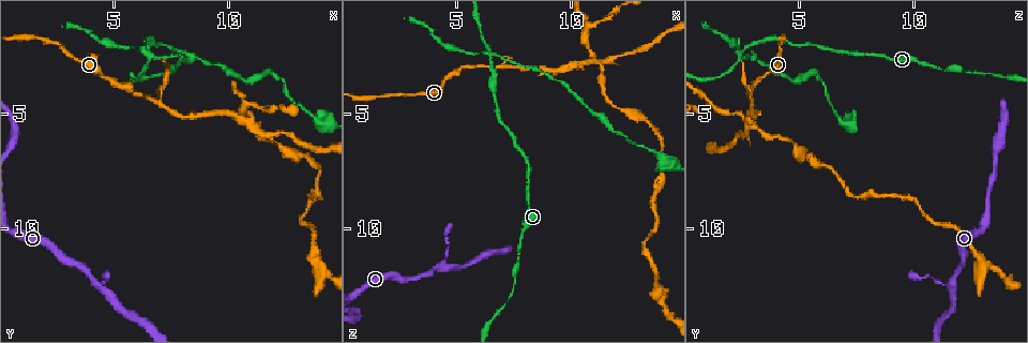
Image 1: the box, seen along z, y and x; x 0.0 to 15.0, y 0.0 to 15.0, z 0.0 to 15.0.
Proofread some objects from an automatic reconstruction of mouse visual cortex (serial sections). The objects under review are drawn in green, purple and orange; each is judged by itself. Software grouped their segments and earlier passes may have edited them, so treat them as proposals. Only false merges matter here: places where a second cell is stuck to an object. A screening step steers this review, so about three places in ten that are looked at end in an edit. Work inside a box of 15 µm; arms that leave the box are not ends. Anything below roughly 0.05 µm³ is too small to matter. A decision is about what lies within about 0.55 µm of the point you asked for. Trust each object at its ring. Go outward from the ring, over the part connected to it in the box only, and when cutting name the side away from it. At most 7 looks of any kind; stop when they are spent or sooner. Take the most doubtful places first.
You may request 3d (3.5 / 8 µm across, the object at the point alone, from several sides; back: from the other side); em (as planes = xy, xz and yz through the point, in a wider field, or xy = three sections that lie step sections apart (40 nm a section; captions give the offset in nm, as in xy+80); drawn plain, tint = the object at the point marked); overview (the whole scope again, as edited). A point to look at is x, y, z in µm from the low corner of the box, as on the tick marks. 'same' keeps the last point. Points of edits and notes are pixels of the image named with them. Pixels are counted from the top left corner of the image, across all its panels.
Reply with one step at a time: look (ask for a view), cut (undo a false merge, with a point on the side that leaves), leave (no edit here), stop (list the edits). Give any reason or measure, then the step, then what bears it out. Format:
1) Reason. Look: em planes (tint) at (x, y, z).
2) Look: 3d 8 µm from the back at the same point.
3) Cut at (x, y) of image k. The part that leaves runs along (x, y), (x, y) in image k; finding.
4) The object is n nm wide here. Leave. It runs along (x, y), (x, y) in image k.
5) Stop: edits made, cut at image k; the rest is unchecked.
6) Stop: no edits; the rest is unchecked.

Four arms meet. Look: 3d 3.5 µm at (6.4, 2.3, 2.4).

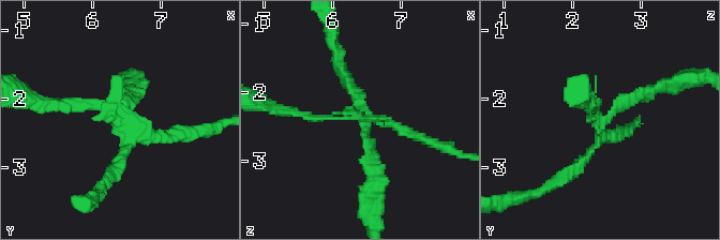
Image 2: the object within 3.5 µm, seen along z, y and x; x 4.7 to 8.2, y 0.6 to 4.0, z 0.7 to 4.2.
Need the tissue. Look: em xy step 1 (plain) at (6.50, 2.30, 2.40).

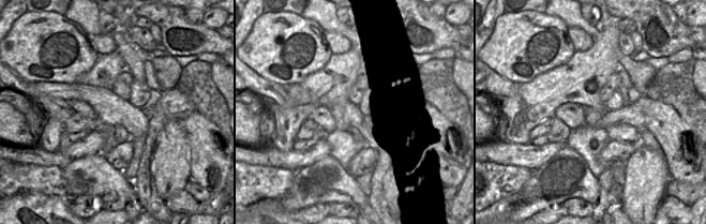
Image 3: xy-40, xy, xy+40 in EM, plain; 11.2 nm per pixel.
Look: em xy step 1 (tint) at the same point.

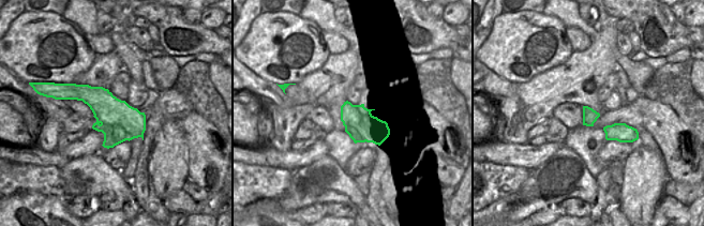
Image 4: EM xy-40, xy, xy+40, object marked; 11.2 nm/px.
Cut at (115, 78) of image 2. The part that leaves runs along (126, 121), (160, 138), (219, 124) in image 2; a second cell is stuck on.

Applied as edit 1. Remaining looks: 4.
Look: overview.

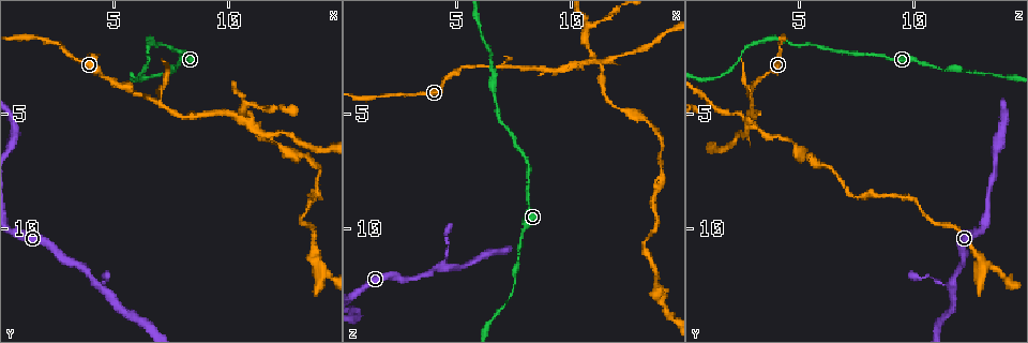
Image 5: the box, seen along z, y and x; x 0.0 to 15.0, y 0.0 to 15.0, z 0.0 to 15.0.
Thin neck. Look: 3d 8 µm at (6.9, 4.4, 3.0).

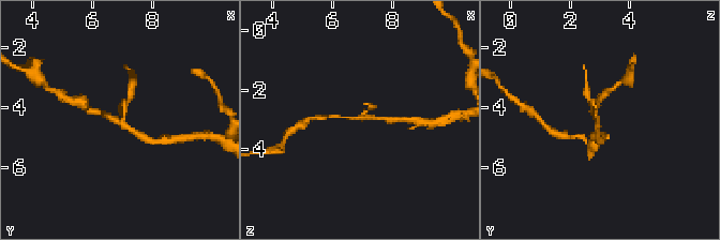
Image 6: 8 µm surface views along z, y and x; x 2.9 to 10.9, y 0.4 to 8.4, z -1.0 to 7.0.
Look: em xy step 3 (tint) at (6.9, 4.4, 2.9).

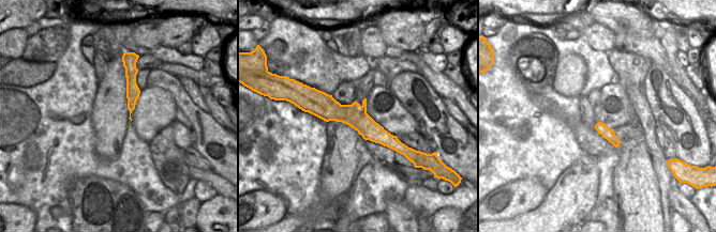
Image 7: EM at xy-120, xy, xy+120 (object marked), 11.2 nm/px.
Leave. It runs along (312, 107), (354, 114), (394, 141) in image 7; continuous, no second cell.

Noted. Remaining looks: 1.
Stop: edits made, cut at image 2; the rest is unchecked.

